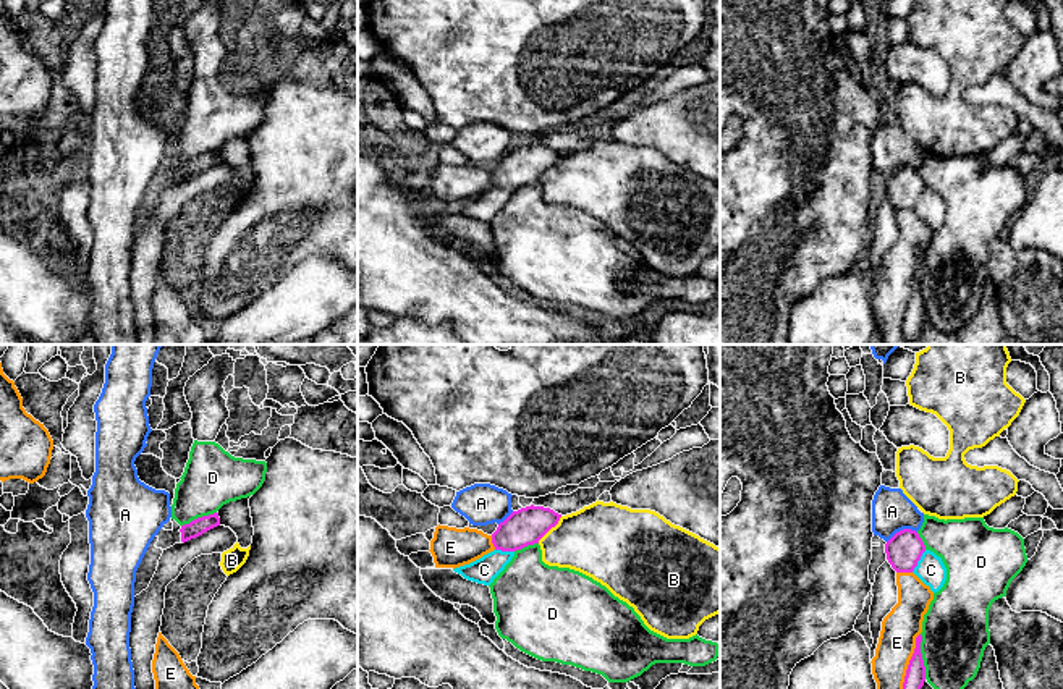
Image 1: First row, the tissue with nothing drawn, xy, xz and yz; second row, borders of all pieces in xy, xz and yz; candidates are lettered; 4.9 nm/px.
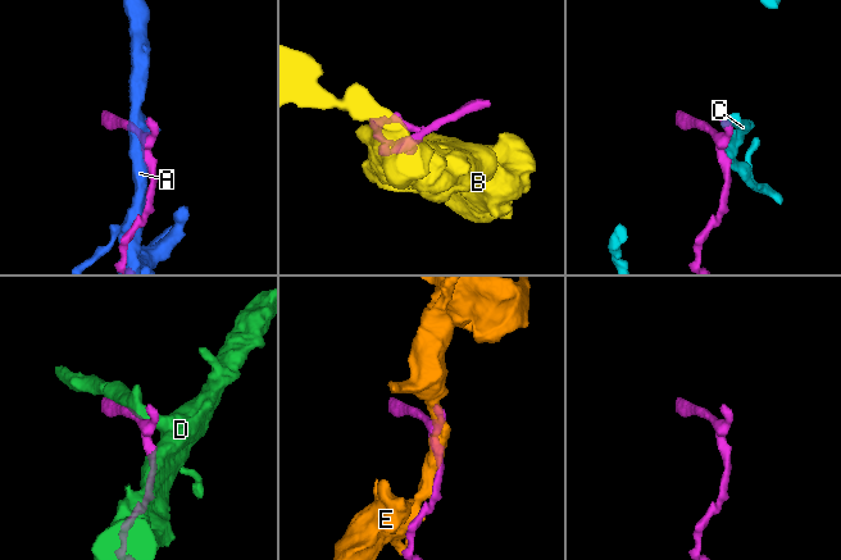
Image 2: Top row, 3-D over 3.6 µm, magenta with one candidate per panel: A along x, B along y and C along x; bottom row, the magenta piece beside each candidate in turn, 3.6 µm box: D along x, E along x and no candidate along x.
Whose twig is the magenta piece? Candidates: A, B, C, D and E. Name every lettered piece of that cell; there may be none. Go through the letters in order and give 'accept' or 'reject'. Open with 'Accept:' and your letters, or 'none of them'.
Accept: A
A: accept
B: reject
C: reject
D: reject
E: reject

